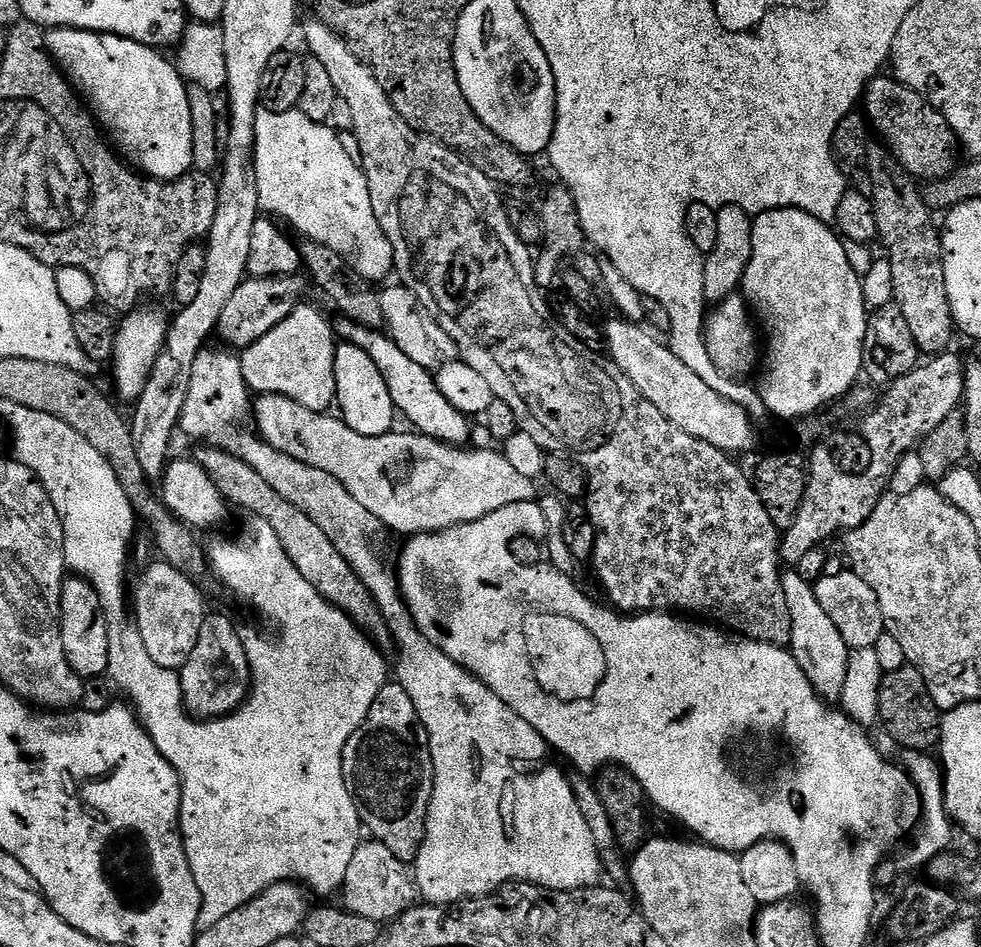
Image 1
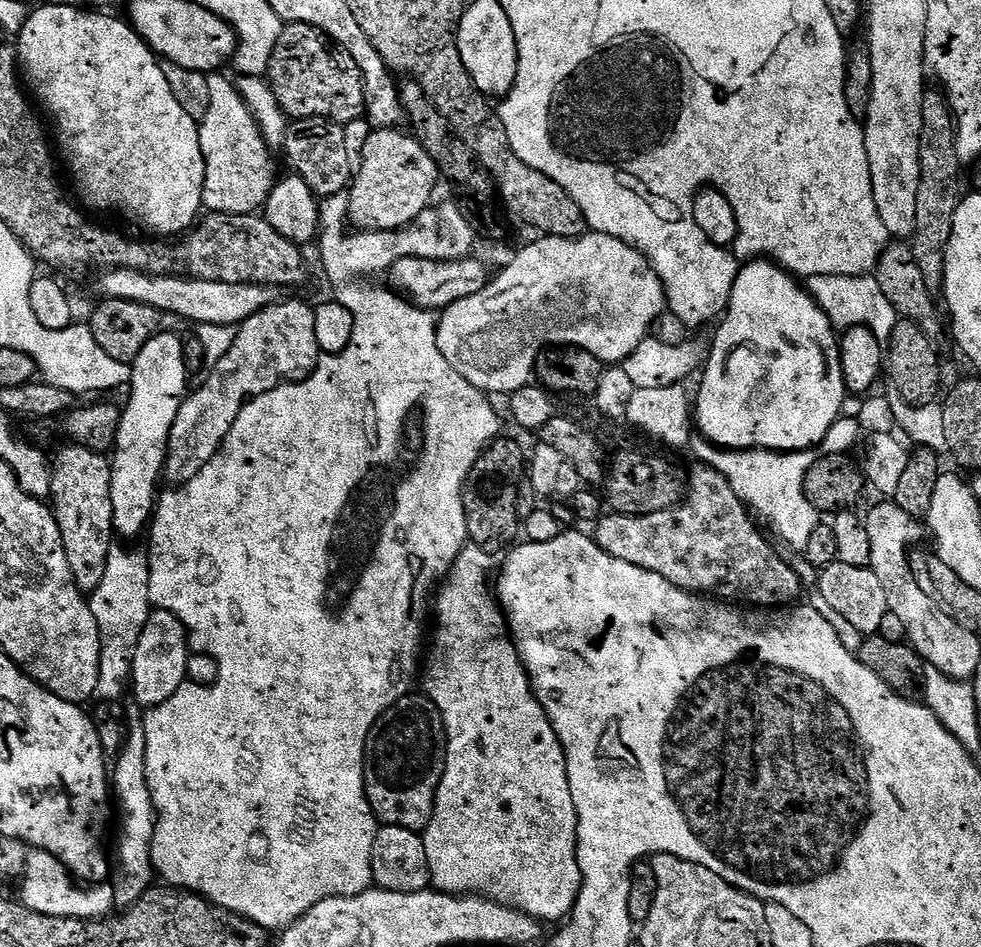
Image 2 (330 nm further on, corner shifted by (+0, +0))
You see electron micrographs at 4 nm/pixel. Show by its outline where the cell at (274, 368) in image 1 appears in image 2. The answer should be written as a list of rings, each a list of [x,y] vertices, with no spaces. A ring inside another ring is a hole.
[[[284,298],[279,303],[272,304],[254,314],[237,327],[234,344],[203,377],[204,385],[196,389],[193,387],[181,402],[181,409],[178,410],[173,429],[170,430],[168,455],[165,458],[163,470],[163,479],[172,483],[169,485],[185,484],[190,478],[194,478],[194,474],[198,474],[198,470],[202,470],[202,466],[206,466],[206,462],[210,462],[210,458],[214,458],[226,434],[230,434],[230,426],[234,426],[238,414],[251,397],[266,394],[283,384],[298,384],[312,375],[322,355],[315,334],[315,312],[316,309],[312,304],[303,304],[300,300]]]

